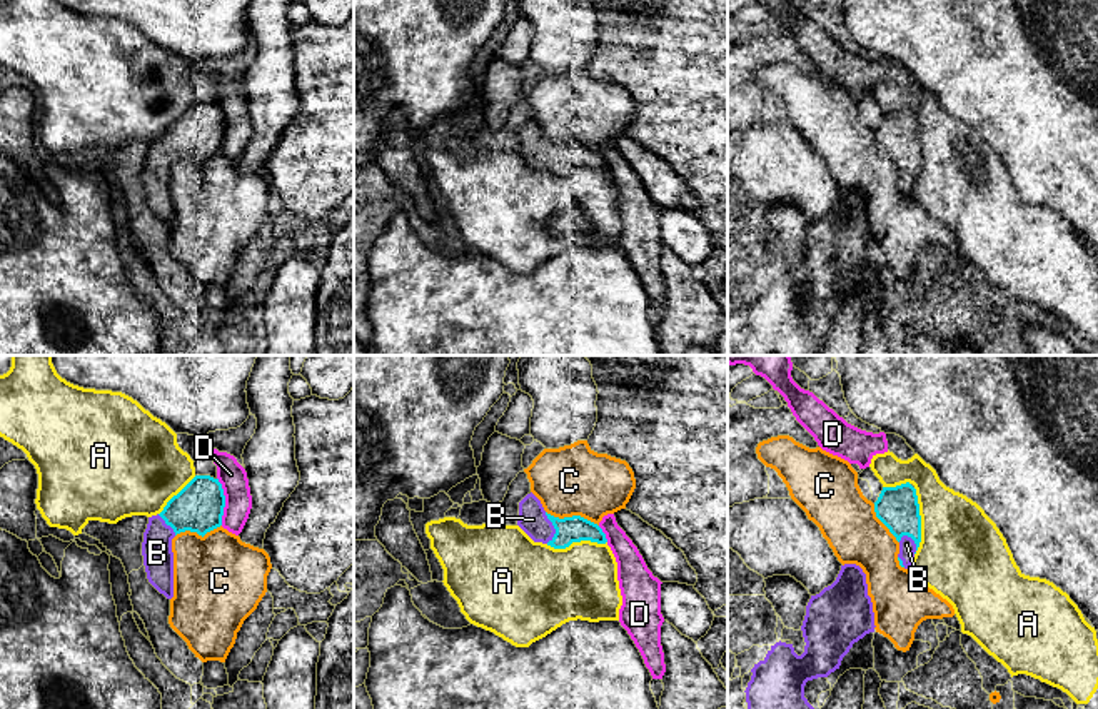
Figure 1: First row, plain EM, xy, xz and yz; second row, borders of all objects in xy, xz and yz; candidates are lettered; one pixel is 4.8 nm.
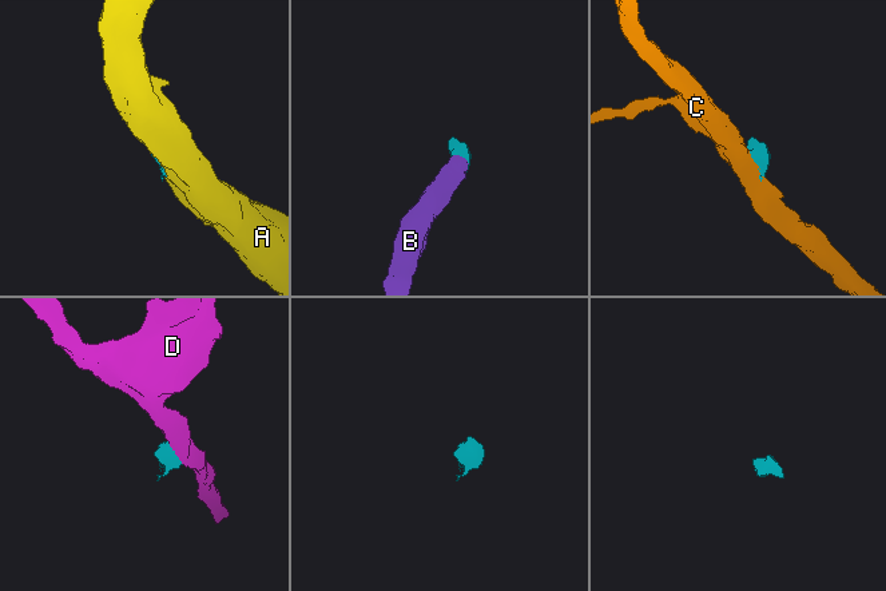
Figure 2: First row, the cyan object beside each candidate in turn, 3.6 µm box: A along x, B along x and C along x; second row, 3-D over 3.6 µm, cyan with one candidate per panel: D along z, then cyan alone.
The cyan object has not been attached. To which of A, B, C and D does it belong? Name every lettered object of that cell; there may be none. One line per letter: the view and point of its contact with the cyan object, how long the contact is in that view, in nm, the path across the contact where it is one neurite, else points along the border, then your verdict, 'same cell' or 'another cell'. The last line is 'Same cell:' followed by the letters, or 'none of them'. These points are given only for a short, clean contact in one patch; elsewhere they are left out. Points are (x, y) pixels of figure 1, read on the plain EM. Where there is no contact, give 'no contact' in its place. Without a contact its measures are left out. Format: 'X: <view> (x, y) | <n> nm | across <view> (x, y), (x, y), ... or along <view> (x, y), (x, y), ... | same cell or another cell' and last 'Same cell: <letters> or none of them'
A: yz (920, 147) | 320 nm | another cell
B: xz (554, 154) | 150 nm | same cell
C: xz (573, 142) | 260 nm | another cell
D: xy (224, 127) | 240 nm | along xy (217, 104), (224, 122), (222, 150) | another cell
Same cell: B

